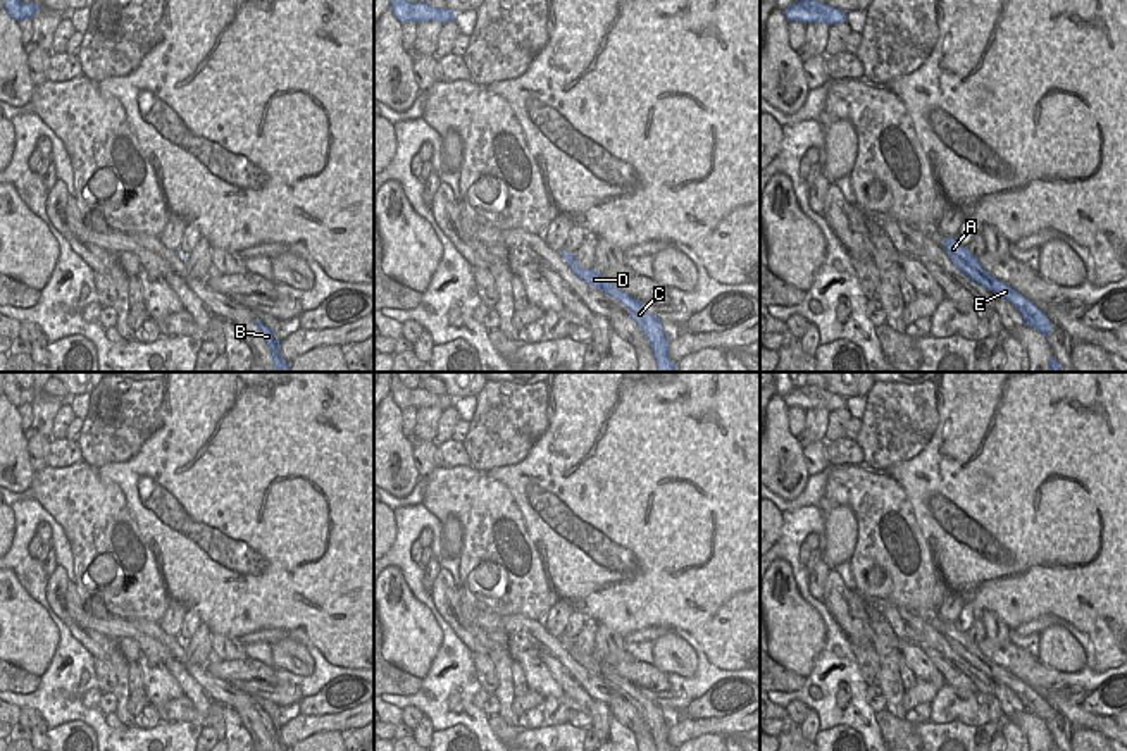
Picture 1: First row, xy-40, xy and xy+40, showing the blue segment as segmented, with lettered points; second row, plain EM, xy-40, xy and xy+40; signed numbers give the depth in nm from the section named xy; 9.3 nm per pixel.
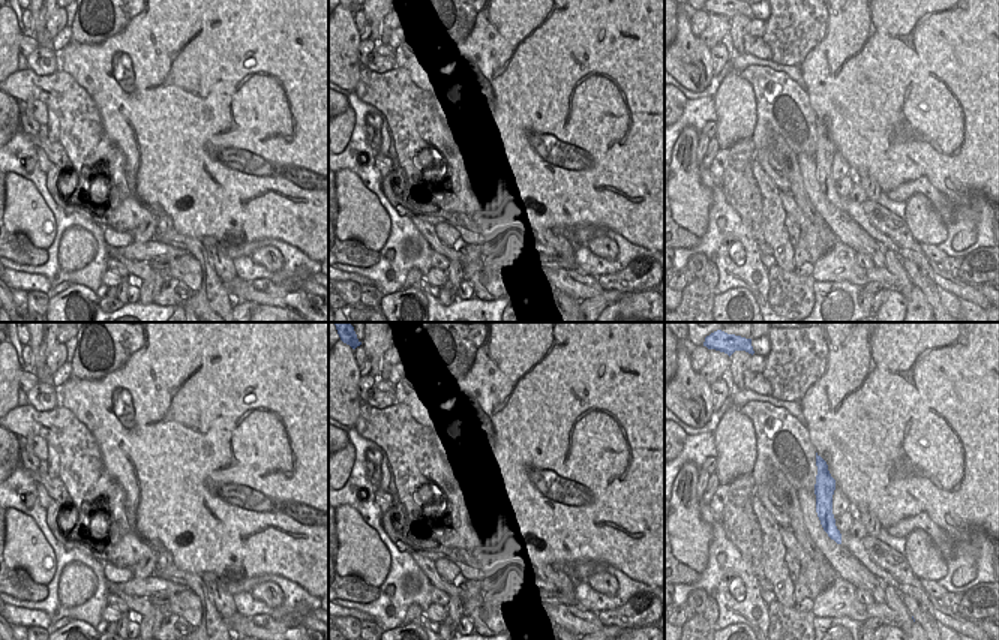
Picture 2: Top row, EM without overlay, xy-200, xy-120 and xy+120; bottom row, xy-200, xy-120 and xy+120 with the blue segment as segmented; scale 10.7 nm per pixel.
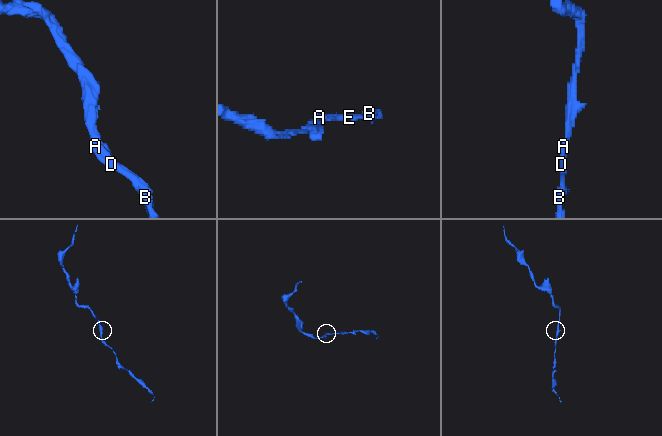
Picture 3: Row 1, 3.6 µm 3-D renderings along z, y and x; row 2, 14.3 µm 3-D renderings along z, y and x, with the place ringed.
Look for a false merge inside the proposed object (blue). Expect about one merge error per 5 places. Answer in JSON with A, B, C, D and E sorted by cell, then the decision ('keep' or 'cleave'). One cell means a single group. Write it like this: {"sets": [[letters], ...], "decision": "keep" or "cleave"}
{"sets": [["A", "B", "C", "D", "E"]], "decision": "keep"}

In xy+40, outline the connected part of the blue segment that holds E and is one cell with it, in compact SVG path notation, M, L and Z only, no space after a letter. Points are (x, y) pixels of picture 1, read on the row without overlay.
M944 624L944 637L955 653L970 667L1010 687L1020 698L1024 710L1039 717L1049 730L1048 720L1053 715L1053 710L1046 704L1044 698L1041 698L1032 687L1024 684L1008 670L987 660L979 649L979 644L975 644L967 632L960 632L955 624Z

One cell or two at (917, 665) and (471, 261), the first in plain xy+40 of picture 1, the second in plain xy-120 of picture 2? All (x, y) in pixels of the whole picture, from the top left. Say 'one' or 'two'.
one

